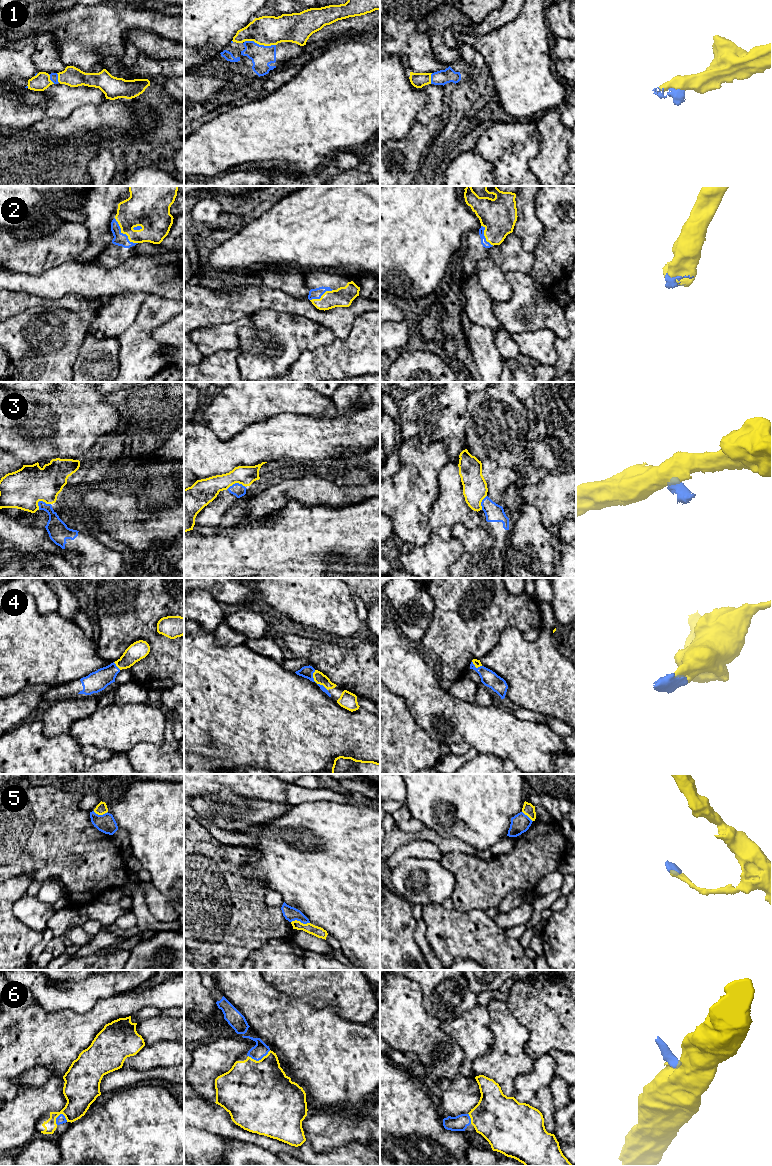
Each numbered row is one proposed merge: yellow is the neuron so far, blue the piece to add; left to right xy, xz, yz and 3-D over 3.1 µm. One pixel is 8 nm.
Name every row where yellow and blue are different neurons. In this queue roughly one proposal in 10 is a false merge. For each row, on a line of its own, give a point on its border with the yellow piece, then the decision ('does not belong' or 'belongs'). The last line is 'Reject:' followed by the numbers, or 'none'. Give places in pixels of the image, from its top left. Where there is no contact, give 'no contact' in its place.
1: meets yellow in xz at (260, 44); belongs
2: meets yellow in xy at (124, 233); belongs
3: meets yellow in xy at (44, 501); does not belong
4: meets yellow in xz at (316, 682); belongs
5: meets yellow in xz at (299, 921); belongs
6: meets yellow in xz at (259, 1060); belongs
Reject: 3

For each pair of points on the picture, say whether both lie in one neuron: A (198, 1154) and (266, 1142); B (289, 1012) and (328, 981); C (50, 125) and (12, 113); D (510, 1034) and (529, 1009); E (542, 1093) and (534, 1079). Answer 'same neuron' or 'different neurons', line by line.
A: different neurons
B: different neurons
C: different neurons
D: different neurons
E: different neurons

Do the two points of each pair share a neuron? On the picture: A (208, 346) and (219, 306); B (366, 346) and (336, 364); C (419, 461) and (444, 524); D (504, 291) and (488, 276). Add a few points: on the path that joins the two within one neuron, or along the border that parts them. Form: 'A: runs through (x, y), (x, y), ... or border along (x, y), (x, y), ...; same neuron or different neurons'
A: border along (237, 319), (231, 322), (212, 325); different neurons
B: runs through (359, 353), (343, 359); same neuron
C: border along (438, 477), (438, 496), (430, 509), (429, 523); different neurons
D: runs through (500, 288), (492, 280); same neuron

